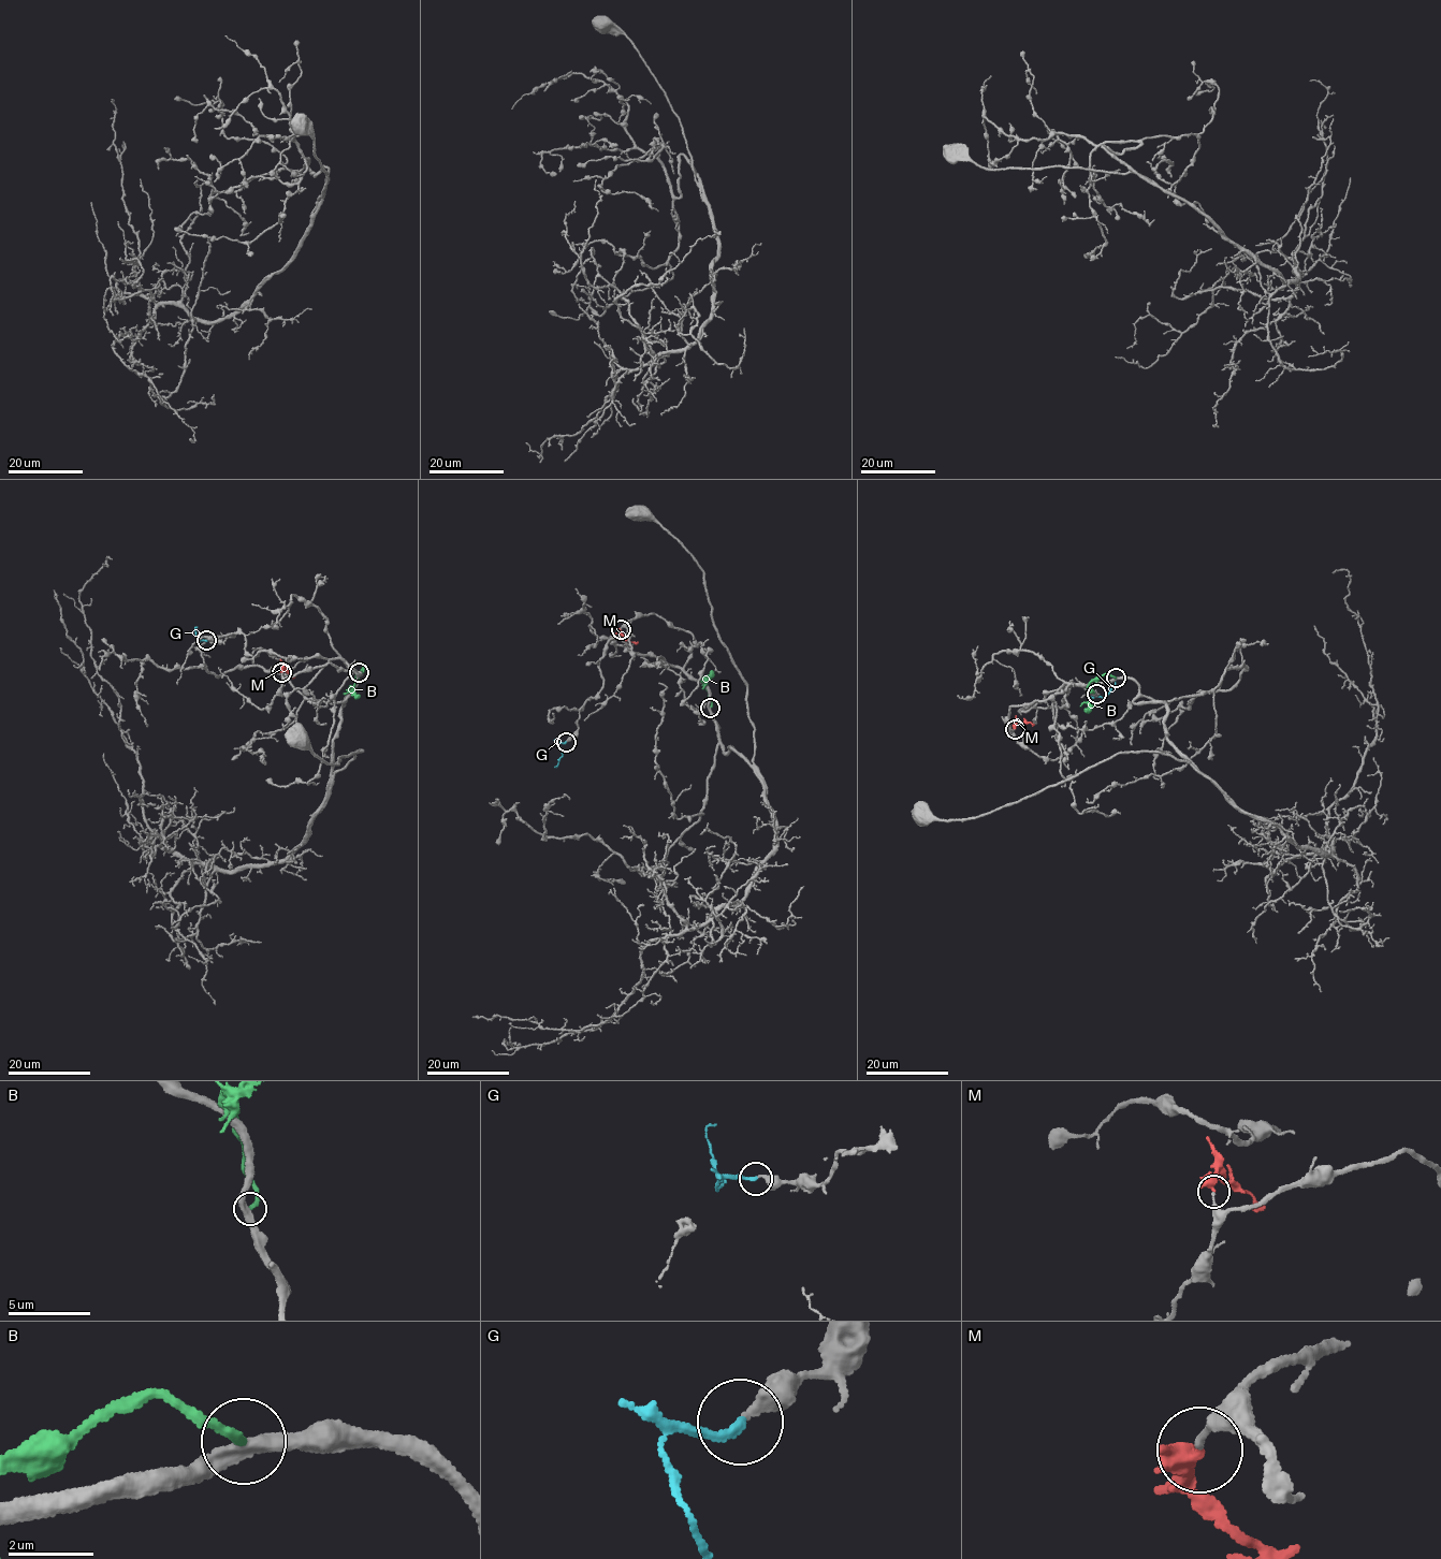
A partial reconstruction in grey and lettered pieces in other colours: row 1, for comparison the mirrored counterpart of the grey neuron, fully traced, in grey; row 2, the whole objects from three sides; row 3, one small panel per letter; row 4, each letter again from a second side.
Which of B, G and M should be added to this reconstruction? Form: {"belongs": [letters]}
{"belongs": ["G"]}

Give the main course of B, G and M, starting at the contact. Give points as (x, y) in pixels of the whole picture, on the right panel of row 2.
B: (1116, 678), (1105, 673), (1089, 684), (1090, 708), (1086, 712)
G: (1096, 694), (1104, 698), (1115, 684), (1116, 678)
M: (1015, 728), (1017, 723), (1034, 725)

